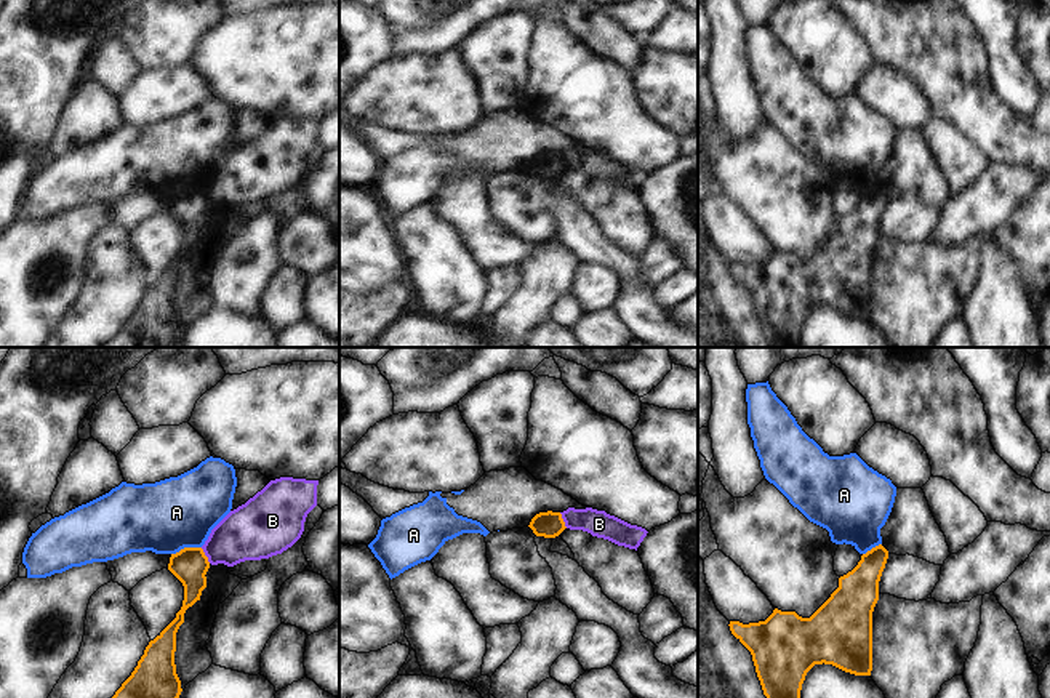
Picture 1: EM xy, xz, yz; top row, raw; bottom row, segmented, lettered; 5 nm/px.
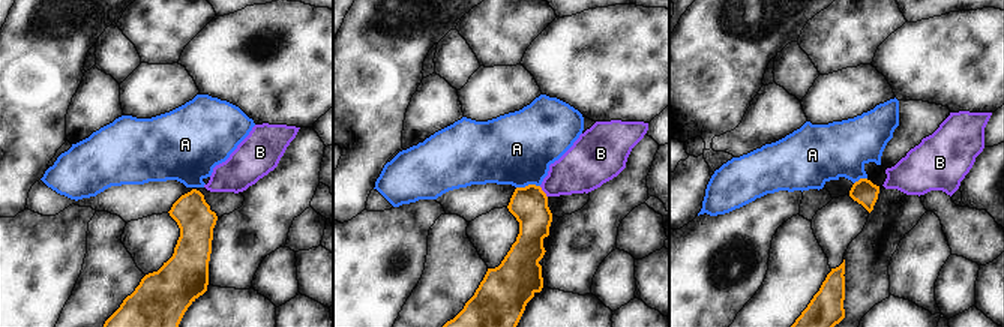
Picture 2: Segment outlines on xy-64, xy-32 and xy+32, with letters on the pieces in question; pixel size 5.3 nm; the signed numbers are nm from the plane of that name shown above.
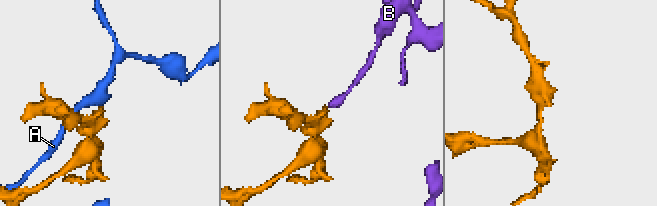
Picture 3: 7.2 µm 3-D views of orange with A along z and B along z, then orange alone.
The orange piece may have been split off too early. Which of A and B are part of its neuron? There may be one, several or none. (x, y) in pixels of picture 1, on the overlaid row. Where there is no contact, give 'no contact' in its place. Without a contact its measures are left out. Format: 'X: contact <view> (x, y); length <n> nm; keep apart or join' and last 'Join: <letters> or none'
A: contact xy (186, 548); length 160 nm; keep apart
B: contact xy (205, 556); length 90 nm; keep apart
Join: none

